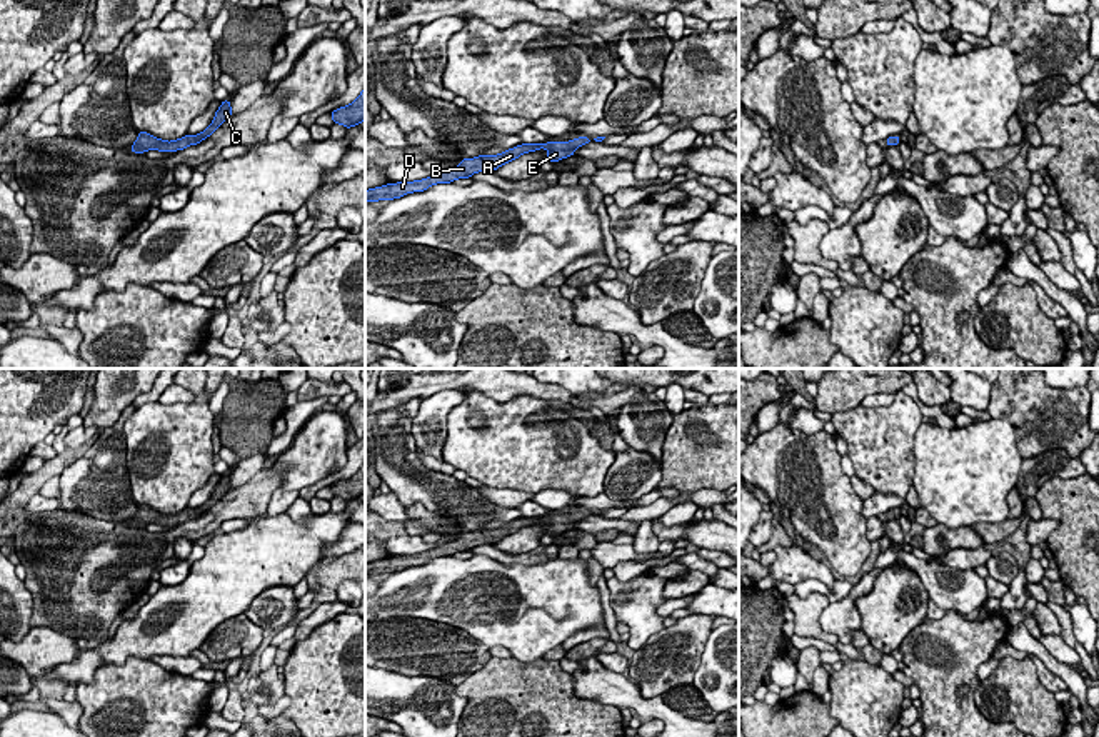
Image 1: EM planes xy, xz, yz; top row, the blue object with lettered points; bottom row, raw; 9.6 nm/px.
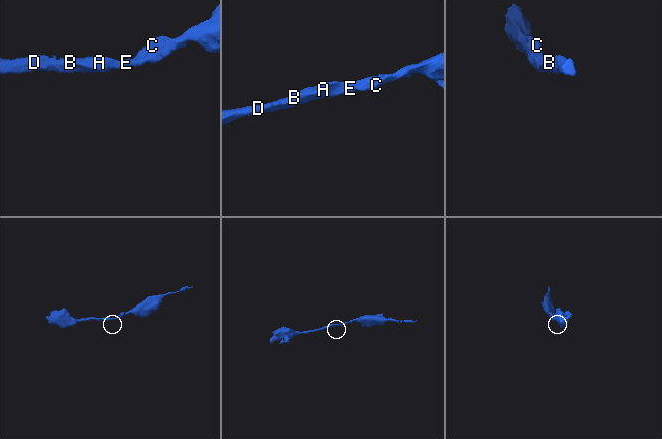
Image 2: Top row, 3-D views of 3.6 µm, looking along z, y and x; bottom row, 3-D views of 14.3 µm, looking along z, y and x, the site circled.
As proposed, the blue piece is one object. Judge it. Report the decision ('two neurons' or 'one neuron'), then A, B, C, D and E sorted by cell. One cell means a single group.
one neuron | A B C D E

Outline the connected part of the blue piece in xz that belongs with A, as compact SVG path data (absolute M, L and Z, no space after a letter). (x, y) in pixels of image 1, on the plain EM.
M579 510L579 512L569 514L565 517L564 515L522 517L522 519L509 522L499 529L479 529L474 532L464 532L462 535L459 535L459 539L455 542L430 549L422 554L397 555L397 557L387 557L382 560L369 562L369 564L365 564L365 575L394 574L394 572L400 572L412 565L424 565L429 560L437 559L437 557L450 557L457 552L469 552L477 545L497 544L504 537L509 537L514 532L519 532L520 529L524 529L527 525L535 525L540 522L545 522L549 525L549 529L544 532L544 535L559 535L565 530L572 530L579 520L582 520L589 515L592 515L592 512Z

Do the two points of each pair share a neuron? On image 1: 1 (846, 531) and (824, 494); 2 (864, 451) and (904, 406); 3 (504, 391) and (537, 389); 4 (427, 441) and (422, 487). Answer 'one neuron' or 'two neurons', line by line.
1: one neuron
2: one neuron
3: one neuron
4: two neurons

